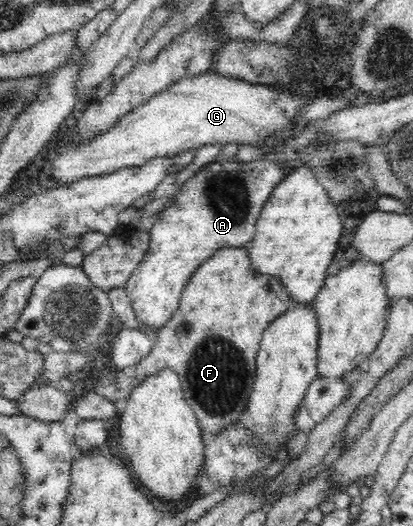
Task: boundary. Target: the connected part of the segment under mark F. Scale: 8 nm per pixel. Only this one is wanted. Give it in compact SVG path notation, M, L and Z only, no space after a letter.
M243 246L222 247L198 266L181 292L177 311L154 338L155 342L153 347L150 347L149 355L130 368L119 369L115 375L101 377L93 391L112 402L127 400L131 390L149 374L157 373L163 368L171 368L179 374L186 402L195 412L202 431L214 434L237 420L245 420L245 408L254 386L256 357L263 332L272 323L273 318L290 308L293 301L291 292L277 278L255 272L247 248Z

